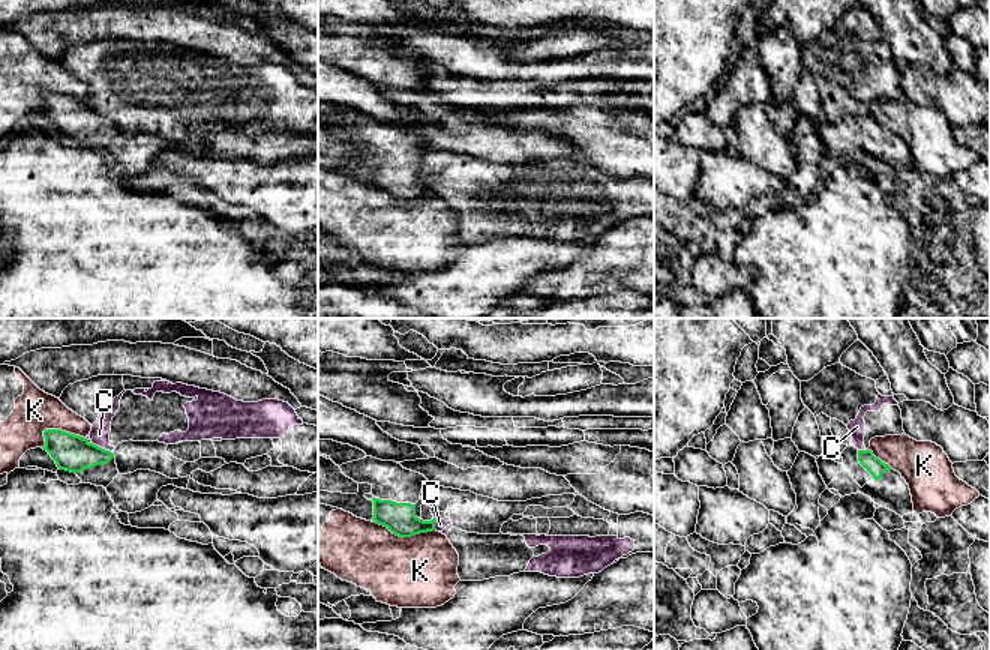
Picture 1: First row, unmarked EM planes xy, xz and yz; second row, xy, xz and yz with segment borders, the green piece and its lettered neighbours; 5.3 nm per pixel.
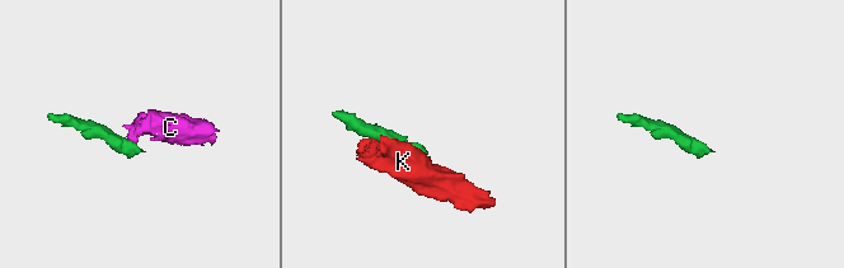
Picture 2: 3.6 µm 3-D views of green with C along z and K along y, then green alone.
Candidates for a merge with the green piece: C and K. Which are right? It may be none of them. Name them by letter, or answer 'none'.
none

